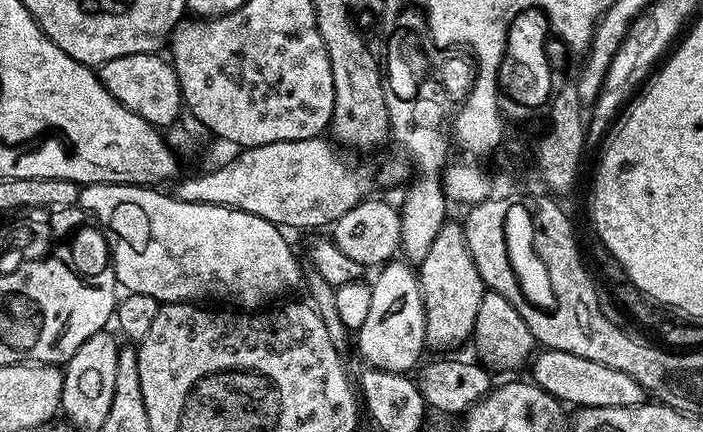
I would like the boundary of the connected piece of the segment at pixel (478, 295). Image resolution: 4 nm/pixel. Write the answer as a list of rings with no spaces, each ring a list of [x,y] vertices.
[[[445,222],[441,226],[425,260],[418,265],[418,275],[426,314],[427,343],[460,344],[467,336],[469,339],[476,331],[478,306],[482,306],[486,289],[464,241],[463,223]]]

